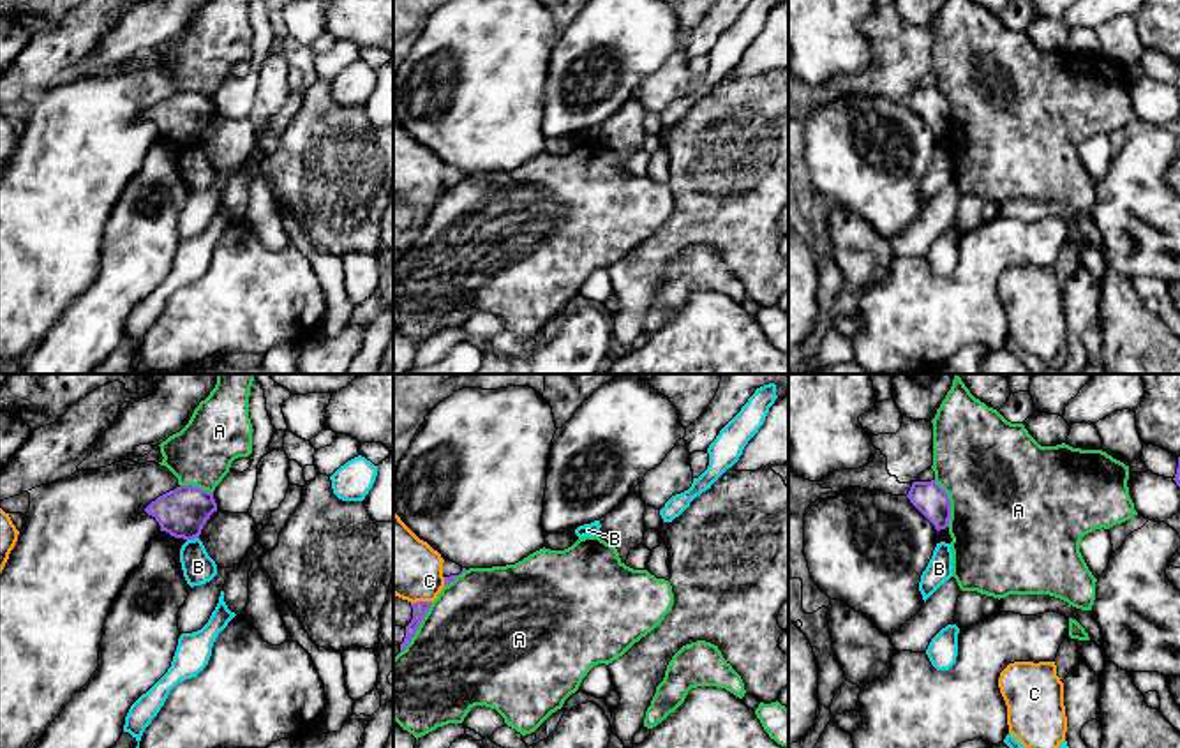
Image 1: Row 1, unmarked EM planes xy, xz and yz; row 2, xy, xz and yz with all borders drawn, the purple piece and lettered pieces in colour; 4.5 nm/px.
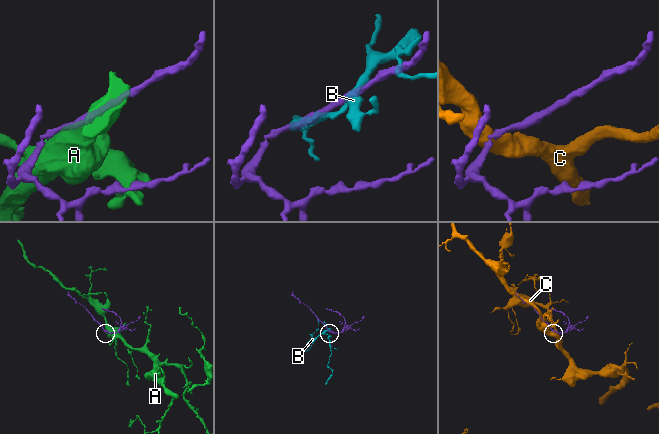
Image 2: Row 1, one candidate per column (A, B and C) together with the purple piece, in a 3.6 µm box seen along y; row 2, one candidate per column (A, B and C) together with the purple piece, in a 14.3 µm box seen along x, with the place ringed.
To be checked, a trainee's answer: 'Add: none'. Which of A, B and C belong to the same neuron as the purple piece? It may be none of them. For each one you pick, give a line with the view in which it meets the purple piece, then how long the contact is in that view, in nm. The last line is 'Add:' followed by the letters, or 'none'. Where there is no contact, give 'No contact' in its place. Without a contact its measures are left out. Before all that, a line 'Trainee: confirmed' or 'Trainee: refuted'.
Trainee: confirmed
Add: none

